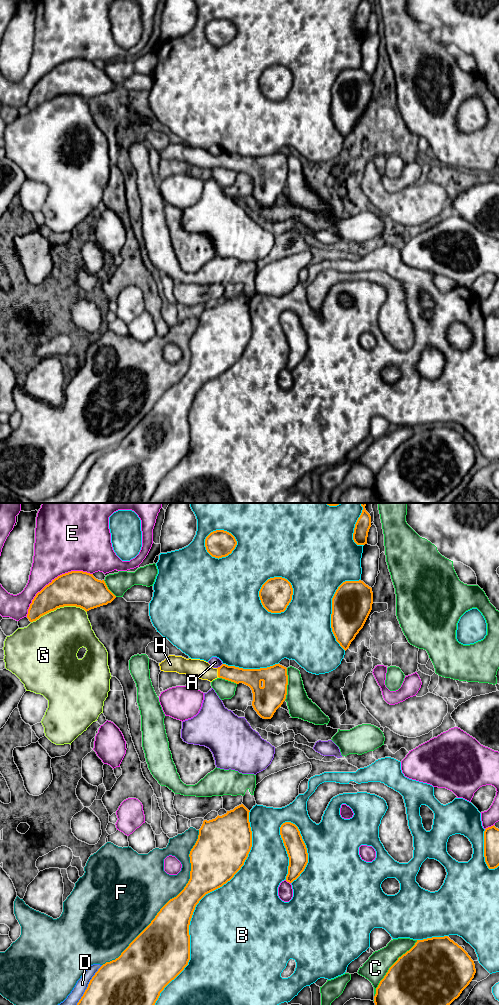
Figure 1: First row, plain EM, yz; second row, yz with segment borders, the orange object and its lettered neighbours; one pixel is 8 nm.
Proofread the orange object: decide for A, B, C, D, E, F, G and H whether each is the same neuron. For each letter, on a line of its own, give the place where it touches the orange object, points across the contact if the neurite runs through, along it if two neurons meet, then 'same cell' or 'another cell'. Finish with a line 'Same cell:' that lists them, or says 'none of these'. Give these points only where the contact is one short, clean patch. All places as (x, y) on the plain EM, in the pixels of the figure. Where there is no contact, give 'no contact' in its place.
A: meets orange in yz at (220, 154); another cell
B: meets orange in yz at (194, 396); another cell
C: meets orange in yz at (390, 455); another cell
D: meets orange in yz at (85, 478); another cell
E: meets orange in yz at (54, 67); another cell
F: meets orange in yz at (169, 388); another cell
G: meets orange in yz at (58, 95); another cell
H: meets orange in yz at (218, 161); runs through yz (234, 162), (218, 161), (208, 161), (195, 156); same cell
Same cell: H

